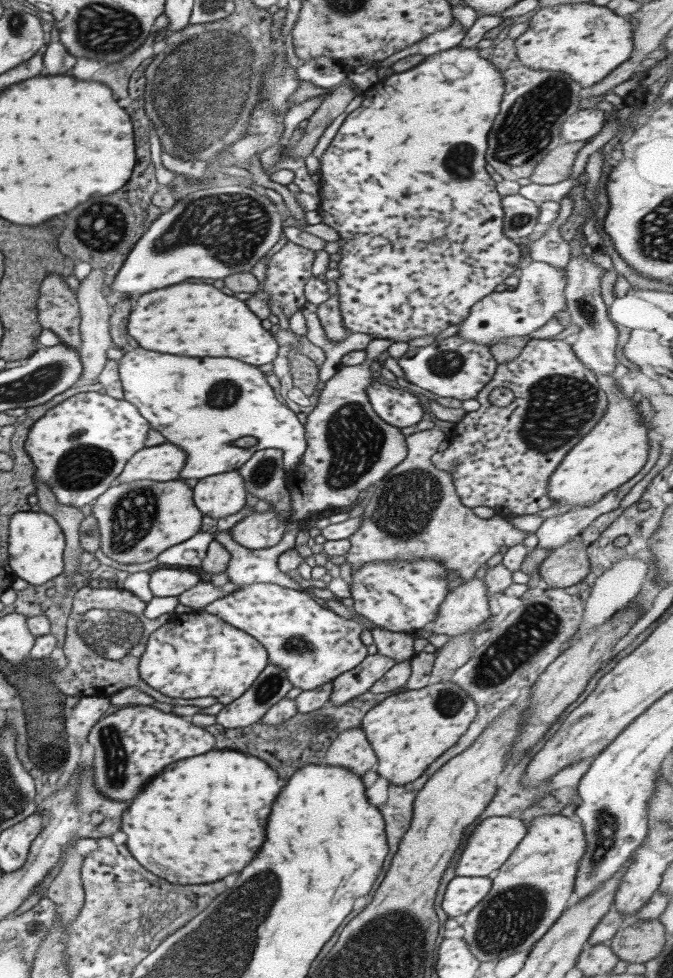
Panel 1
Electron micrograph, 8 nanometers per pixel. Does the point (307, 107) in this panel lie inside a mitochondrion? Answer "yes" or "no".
no

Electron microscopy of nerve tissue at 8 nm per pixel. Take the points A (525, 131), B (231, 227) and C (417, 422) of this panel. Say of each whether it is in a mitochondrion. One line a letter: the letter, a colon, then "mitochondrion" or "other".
A: mitochondrion
B: mitochondrion
C: other

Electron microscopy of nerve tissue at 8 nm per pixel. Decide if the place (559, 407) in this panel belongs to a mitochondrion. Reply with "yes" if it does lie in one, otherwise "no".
yes

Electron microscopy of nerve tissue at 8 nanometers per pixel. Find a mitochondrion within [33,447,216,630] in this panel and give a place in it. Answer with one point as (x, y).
(133, 515)

